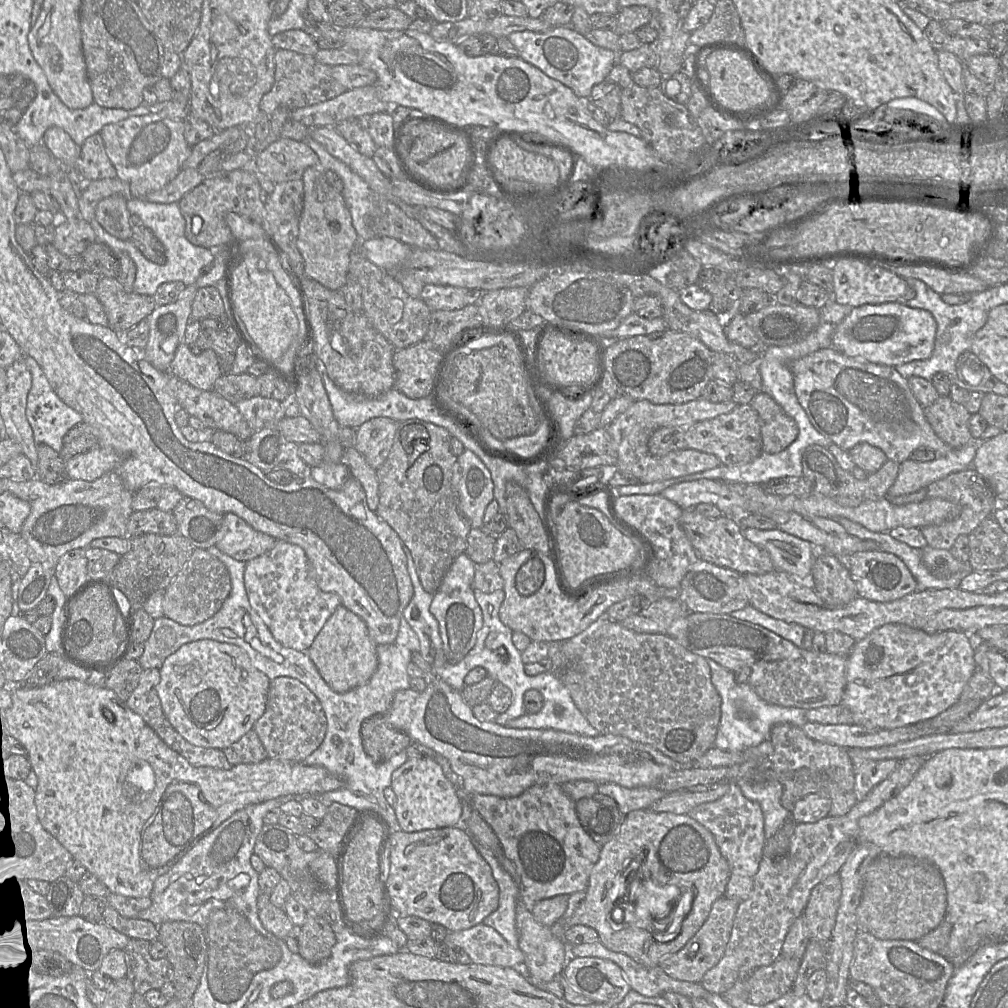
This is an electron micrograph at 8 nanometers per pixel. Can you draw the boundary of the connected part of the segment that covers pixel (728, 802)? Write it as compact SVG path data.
M736 782L729 785L728 792L721 798L696 806L688 815L713 834L722 856L729 864L730 876L724 896L742 902L752 892L754 877L763 857L766 842L764 816L760 805L747 799Z

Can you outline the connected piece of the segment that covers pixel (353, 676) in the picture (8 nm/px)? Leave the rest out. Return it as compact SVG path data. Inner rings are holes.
M341 604L316 636L308 654L321 677L337 693L364 685L378 666L377 646L371 640L365 622Z

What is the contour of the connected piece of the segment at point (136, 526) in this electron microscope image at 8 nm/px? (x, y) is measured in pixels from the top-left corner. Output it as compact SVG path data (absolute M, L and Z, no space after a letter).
M153 508L133 512L128 519L126 533L128 538L148 533L168 536L178 533L178 528L172 511Z

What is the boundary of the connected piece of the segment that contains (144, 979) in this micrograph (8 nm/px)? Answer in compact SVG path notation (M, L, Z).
M130 939L123 949L127 966L126 977L133 983L135 992L141 995L151 989L159 990L168 980L171 968L168 959L151 957L150 944L146 940Z

